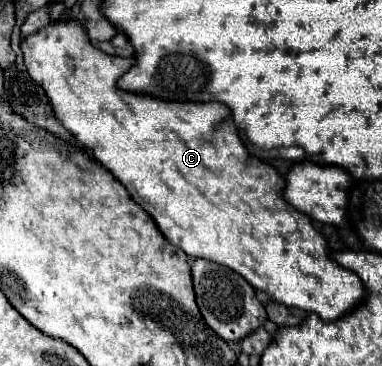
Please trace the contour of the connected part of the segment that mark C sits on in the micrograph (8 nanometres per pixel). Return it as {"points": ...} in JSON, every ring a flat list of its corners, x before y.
{"points":[[60,19,42,27,38,33,28,35,20,47,28,75,44,87,58,121,94,153,96,161,152,215,164,237,186,251,186,255,220,263,240,273,254,289,268,293,274,301,312,311,324,321,344,317,366,299,366,289,358,275,332,259,328,239,312,225,306,213,294,209,284,199,284,177,272,165,248,155,224,103,174,103,118,89,118,77,132,67,134,59,102,53,72,19]]}

